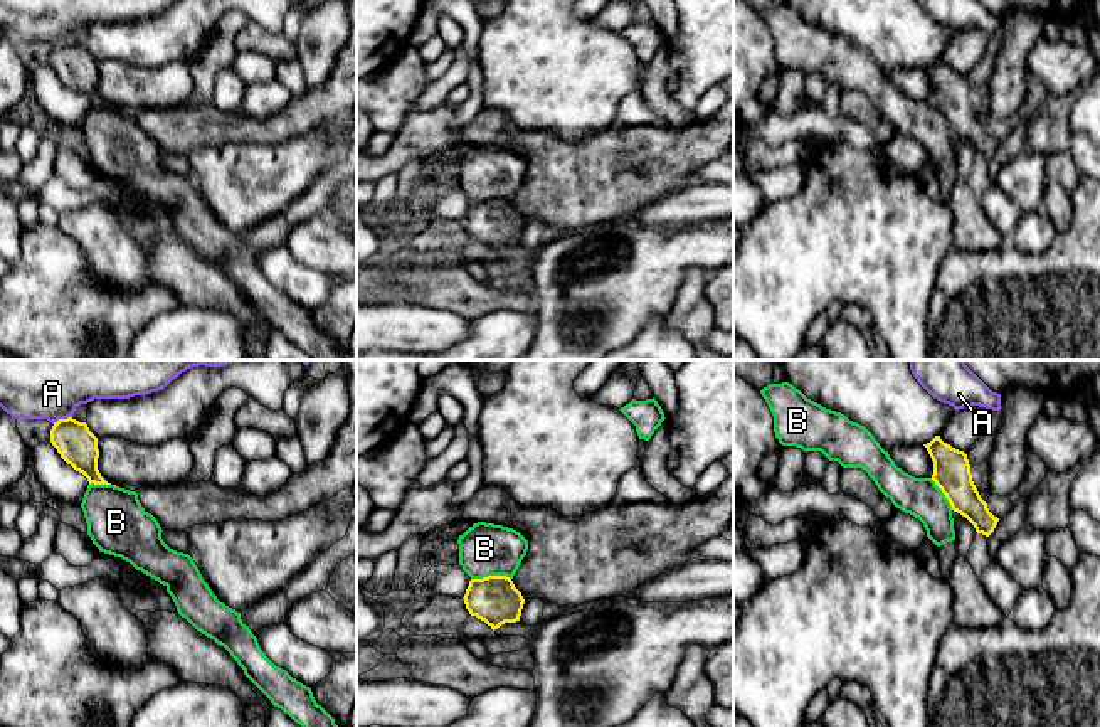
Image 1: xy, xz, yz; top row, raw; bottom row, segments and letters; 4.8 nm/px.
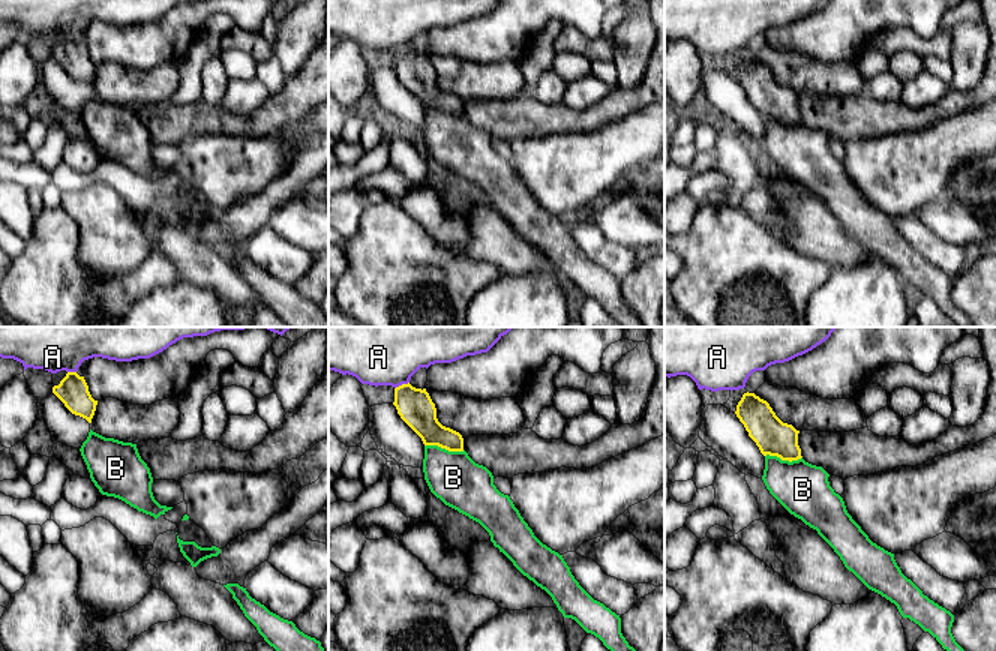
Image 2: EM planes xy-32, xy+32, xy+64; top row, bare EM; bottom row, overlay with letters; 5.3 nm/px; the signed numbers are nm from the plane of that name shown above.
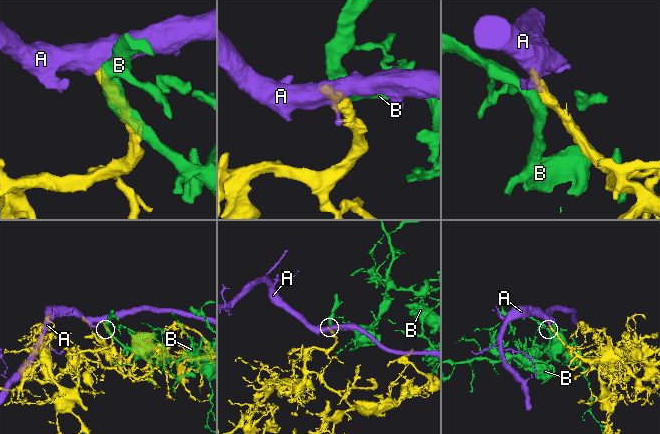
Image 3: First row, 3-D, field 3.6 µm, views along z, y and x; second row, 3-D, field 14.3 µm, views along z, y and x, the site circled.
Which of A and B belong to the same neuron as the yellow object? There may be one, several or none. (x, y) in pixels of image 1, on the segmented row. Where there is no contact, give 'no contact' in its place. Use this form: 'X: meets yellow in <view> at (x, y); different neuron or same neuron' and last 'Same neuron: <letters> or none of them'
A: meets yellow in xy at (61, 419); different neuron
B: meets yellow in xz at (490, 576); same neuron
Same neuron: B

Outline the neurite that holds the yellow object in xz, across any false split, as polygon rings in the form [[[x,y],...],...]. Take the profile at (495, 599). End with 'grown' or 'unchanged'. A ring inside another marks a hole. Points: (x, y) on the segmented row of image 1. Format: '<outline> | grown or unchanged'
[[[478,522],[457,539],[459,565],[471,577],[464,604],[471,616],[493,631],[520,621],[525,599],[513,584],[528,540],[516,530]]] | grown

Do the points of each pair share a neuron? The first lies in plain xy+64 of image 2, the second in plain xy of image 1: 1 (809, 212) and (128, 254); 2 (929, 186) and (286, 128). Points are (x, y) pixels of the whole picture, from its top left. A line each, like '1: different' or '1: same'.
1: different
2: different

